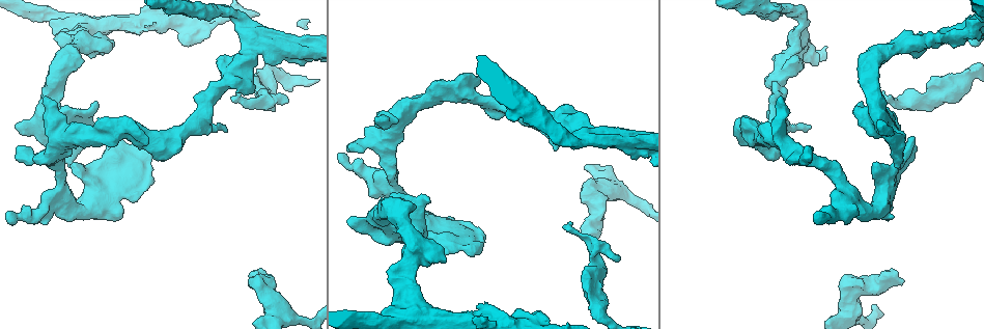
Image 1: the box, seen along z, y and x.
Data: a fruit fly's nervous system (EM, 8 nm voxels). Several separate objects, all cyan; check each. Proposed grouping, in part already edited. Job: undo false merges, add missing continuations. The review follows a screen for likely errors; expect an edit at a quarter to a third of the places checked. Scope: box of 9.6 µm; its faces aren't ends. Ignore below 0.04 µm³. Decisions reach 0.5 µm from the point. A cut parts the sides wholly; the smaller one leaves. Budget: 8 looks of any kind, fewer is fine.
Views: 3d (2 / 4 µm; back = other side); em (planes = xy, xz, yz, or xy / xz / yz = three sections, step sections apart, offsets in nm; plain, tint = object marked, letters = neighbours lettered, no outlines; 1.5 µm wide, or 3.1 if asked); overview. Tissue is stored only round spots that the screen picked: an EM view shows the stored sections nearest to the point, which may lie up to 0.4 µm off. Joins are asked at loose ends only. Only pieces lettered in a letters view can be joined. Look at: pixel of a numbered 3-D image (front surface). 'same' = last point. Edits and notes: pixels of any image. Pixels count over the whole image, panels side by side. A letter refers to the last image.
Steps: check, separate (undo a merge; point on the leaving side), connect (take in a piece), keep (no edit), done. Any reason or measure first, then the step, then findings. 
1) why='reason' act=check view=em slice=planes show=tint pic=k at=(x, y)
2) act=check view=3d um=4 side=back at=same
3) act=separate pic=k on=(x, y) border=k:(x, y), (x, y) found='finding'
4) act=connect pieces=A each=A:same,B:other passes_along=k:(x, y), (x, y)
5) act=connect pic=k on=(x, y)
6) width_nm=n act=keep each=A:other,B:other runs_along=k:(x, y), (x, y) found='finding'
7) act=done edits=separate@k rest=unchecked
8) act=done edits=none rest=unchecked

why='an open end' act=check view=3d um=4 pic=1 at=(347, 223)

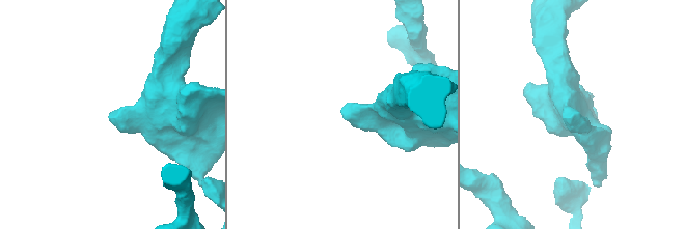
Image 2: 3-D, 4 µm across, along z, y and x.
why='shape alone is not enough' act=check view=em slice=yz step=4 show=letters pic=2 at=(342, 113)

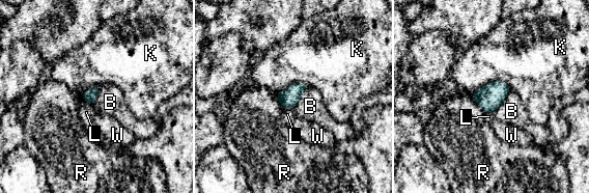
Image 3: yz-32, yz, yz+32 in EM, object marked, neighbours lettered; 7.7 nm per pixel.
act=check view=em slice=planes show=letters at=same

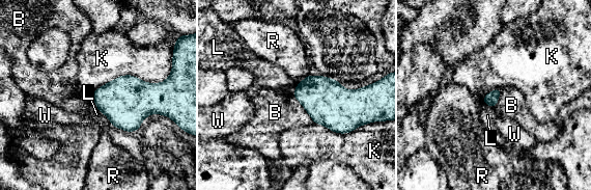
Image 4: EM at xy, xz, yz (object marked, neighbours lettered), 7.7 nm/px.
act=keep each=B:other,K:other,L:other,R:other,W:other border=4:(291, 94), (313, 121) found='no lettered piece goes on from it'

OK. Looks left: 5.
why='three arms meet' act=check view=em slice=planes show=letters pic=1 at=(416, 310)

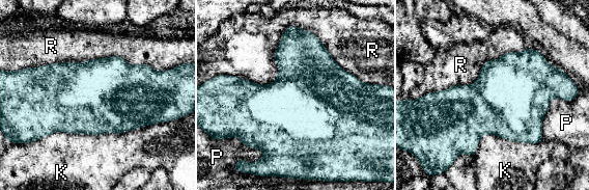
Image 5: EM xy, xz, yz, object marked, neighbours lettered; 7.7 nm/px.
width_nm=500 act=keep each=K:other,P:other,R:other found='one neuron here'

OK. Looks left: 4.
why='free end' act=check view=3d um=4 pic=1 at=(398, 195)

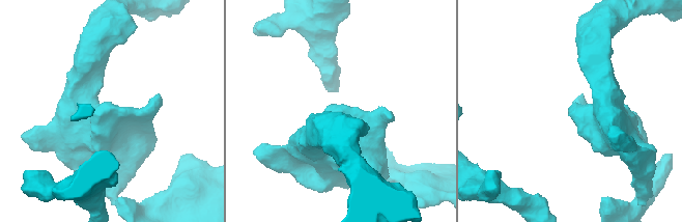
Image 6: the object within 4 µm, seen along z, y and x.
act=check view=em slice=planes show=tint pic=6 at=(341, 107)

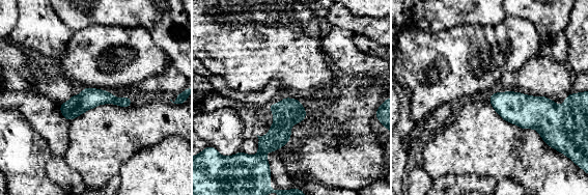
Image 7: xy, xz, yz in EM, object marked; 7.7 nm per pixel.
act=check view=em slice=planes show=letters at=same

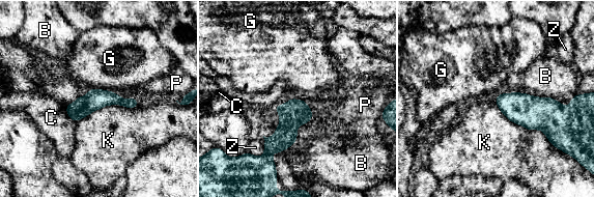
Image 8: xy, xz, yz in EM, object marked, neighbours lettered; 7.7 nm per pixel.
act=keep each=B:other,C:other,G:other,K:other,P:other,Z:other runs_along=8:(134, 104), (94, 100), (68, 109) found='no lettered piece goes on from it'

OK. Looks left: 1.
act=done edits=none rest=unchecked

